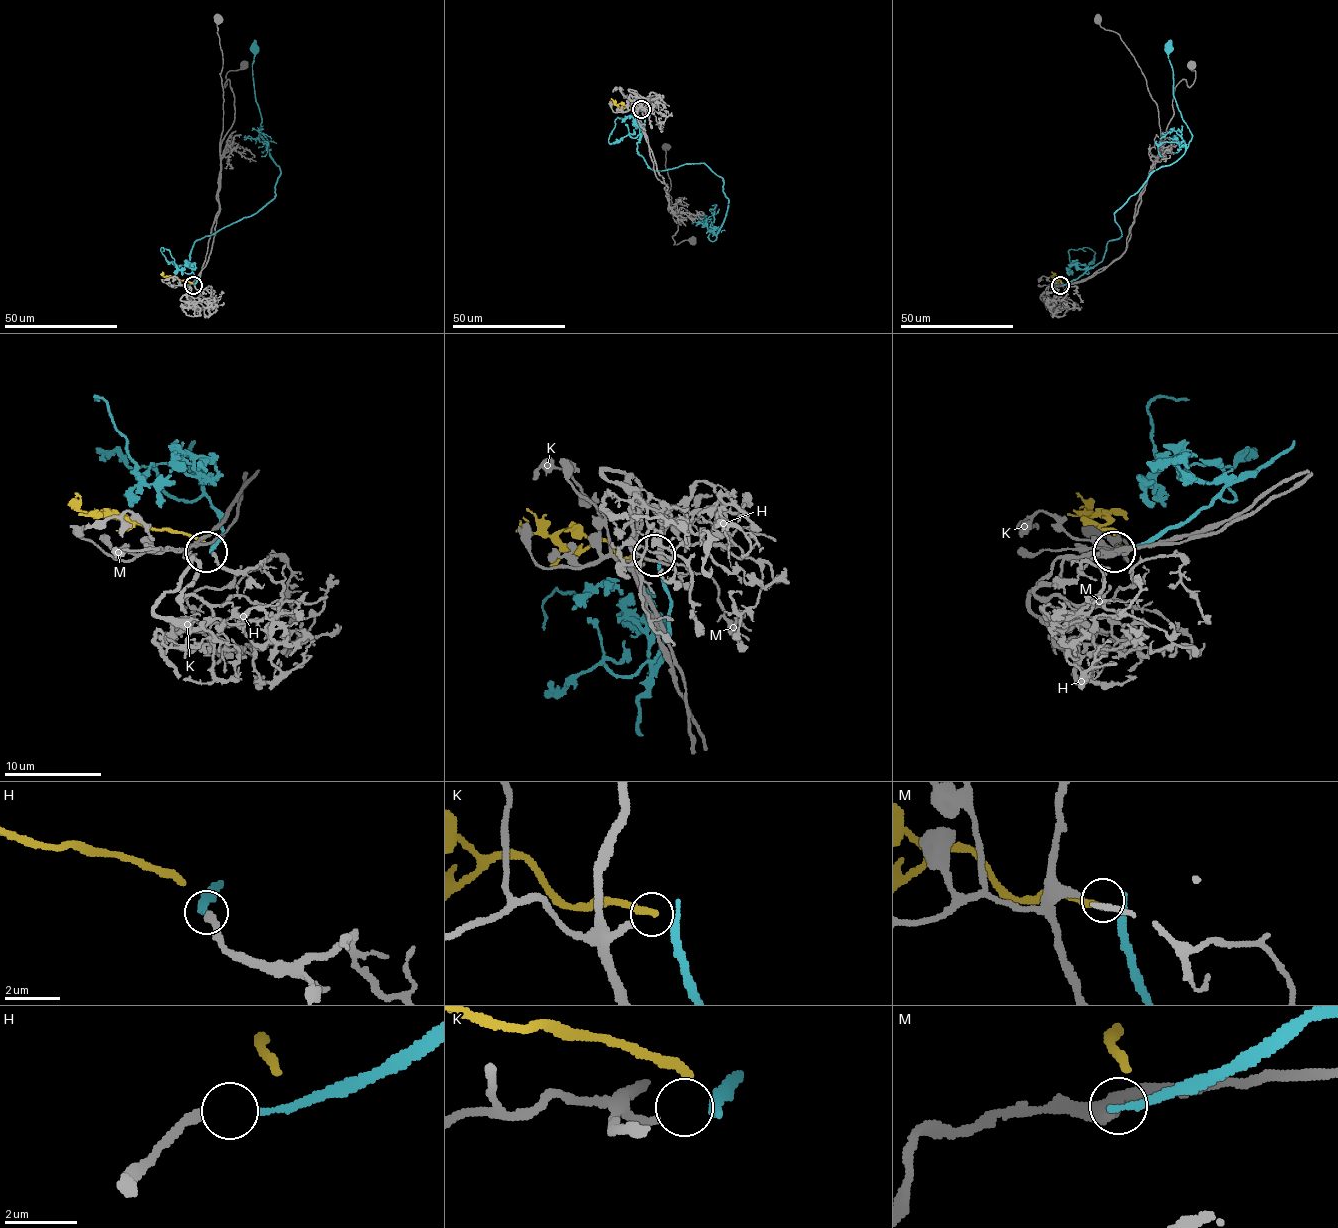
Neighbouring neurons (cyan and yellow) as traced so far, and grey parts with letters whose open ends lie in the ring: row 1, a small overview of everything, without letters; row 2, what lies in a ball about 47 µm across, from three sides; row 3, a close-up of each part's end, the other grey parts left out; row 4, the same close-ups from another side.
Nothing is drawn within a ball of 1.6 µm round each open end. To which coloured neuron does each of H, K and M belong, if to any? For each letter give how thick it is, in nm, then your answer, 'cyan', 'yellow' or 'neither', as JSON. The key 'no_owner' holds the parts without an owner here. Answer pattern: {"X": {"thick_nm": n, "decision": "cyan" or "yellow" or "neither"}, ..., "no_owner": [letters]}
{"H": {"thick_nm": 240, "decision": "cyan"}, "K": {"thick_nm": 220, "decision": "yellow"}, "M": {"thick_nm": 340, "decision": "neither"}, "no_owner": ["M"]}

